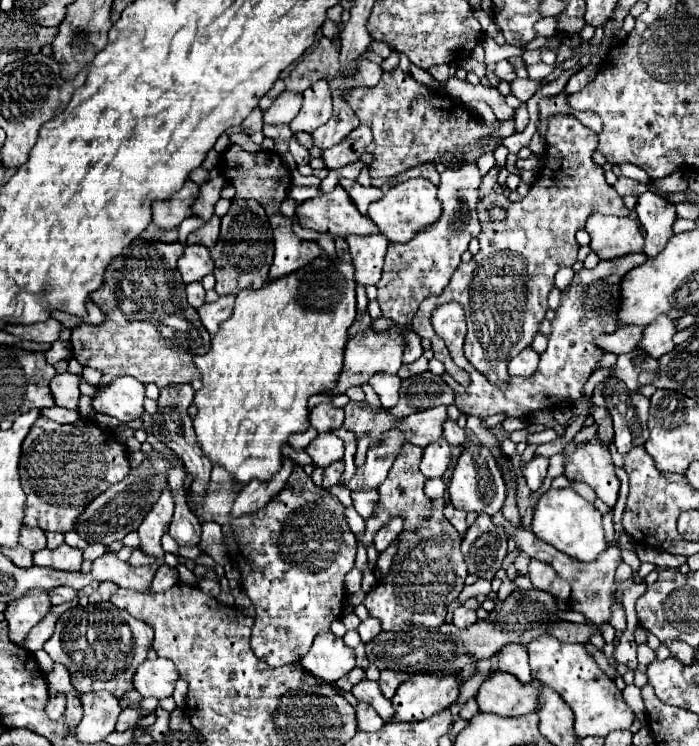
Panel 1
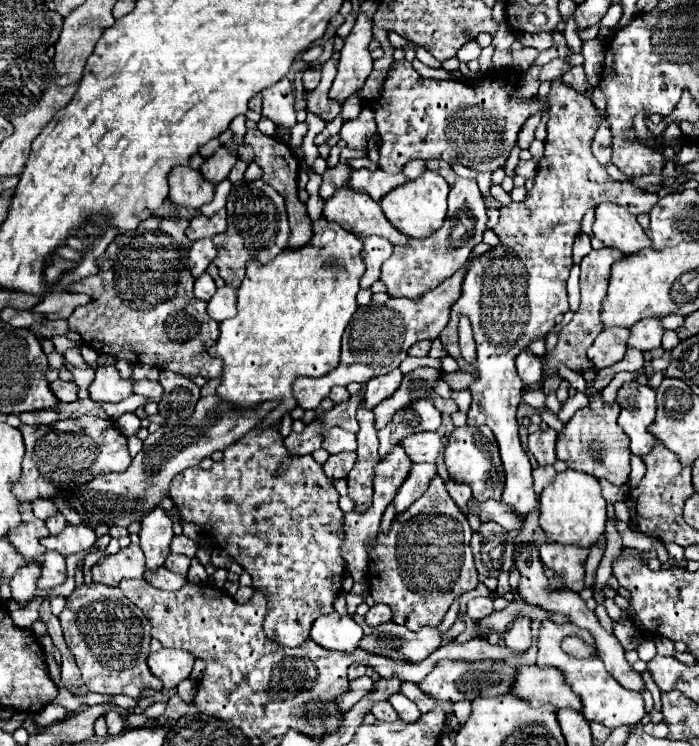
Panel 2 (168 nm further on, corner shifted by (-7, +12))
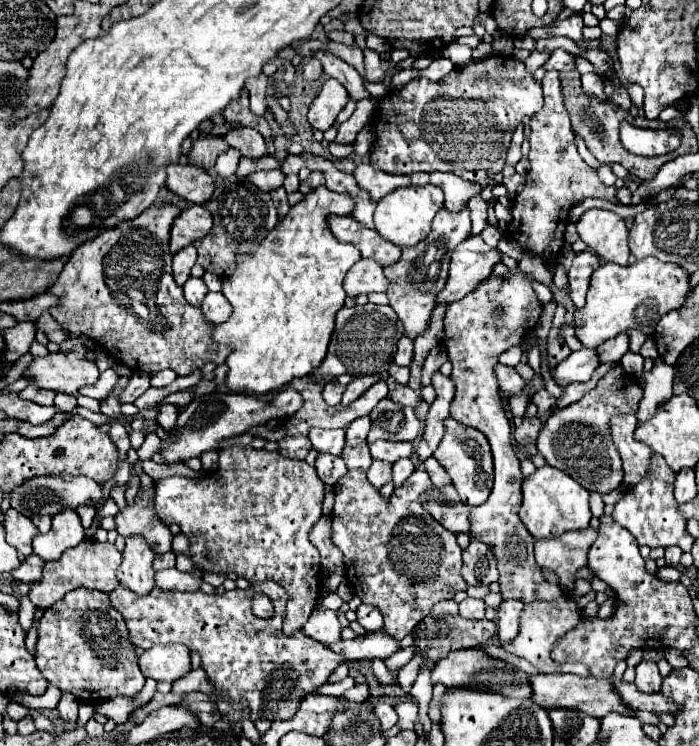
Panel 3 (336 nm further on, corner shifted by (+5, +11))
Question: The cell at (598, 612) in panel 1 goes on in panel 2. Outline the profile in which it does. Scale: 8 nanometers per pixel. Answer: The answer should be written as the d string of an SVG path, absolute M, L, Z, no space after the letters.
M470 500L466 506L466 512L472 514L476 512L480 522L496 522L502 528L506 528L508 532L512 530L520 530L522 528L522 518L518 518L510 508L506 508L506 504L496 502L496 500L486 500L486 502L478 502L478 500Z

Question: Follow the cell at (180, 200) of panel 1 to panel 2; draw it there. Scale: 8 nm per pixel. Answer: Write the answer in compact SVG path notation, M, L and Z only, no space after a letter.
M188 166L172 168L168 176L168 184L170 184L170 200L174 204L192 206L192 208L200 208L212 202L216 190L216 186L208 182L200 170Z

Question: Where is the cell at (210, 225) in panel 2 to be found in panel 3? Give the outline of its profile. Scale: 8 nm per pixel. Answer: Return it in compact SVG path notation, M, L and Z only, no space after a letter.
M192 205L184 209L172 223L170 231L170 251L176 253L182 247L204 237L212 227L212 213L202 205Z

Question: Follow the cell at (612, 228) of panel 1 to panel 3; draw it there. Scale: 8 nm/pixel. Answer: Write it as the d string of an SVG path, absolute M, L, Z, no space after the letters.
M588 209L576 223L580 239L592 247L602 259L628 265L628 227L624 219L606 209Z

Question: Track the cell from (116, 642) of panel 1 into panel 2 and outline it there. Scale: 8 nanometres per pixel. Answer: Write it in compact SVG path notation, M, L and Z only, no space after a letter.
M82 584L66 598L66 606L58 618L66 646L70 648L90 692L126 694L140 700L144 688L162 690L160 680L152 676L146 664L152 640L150 624L140 608L136 608L120 592L120 588L106 584Z

